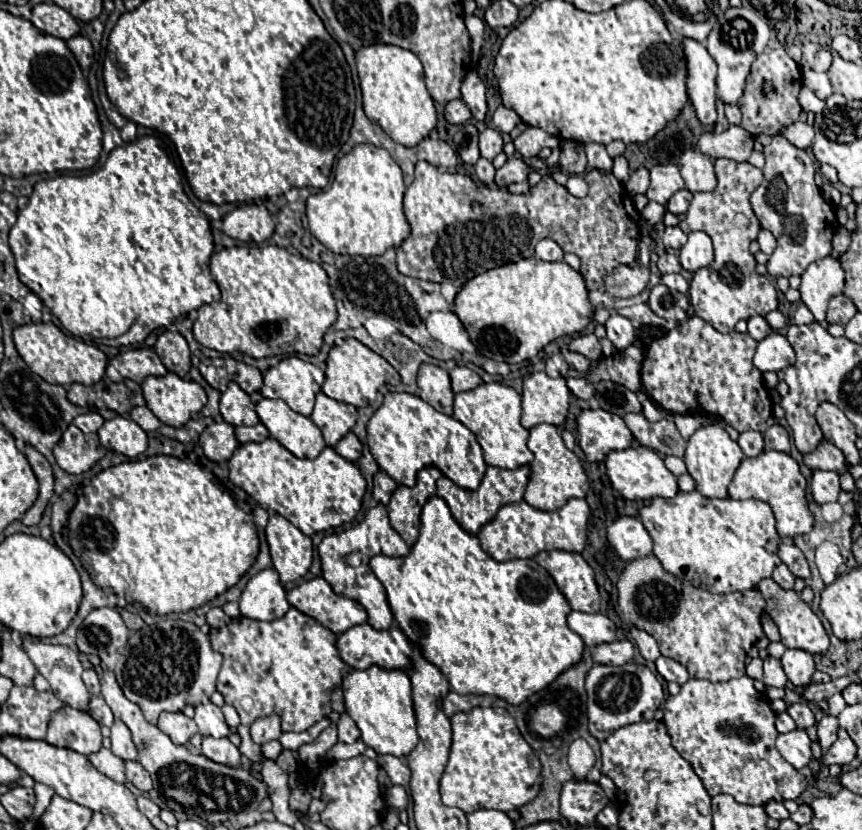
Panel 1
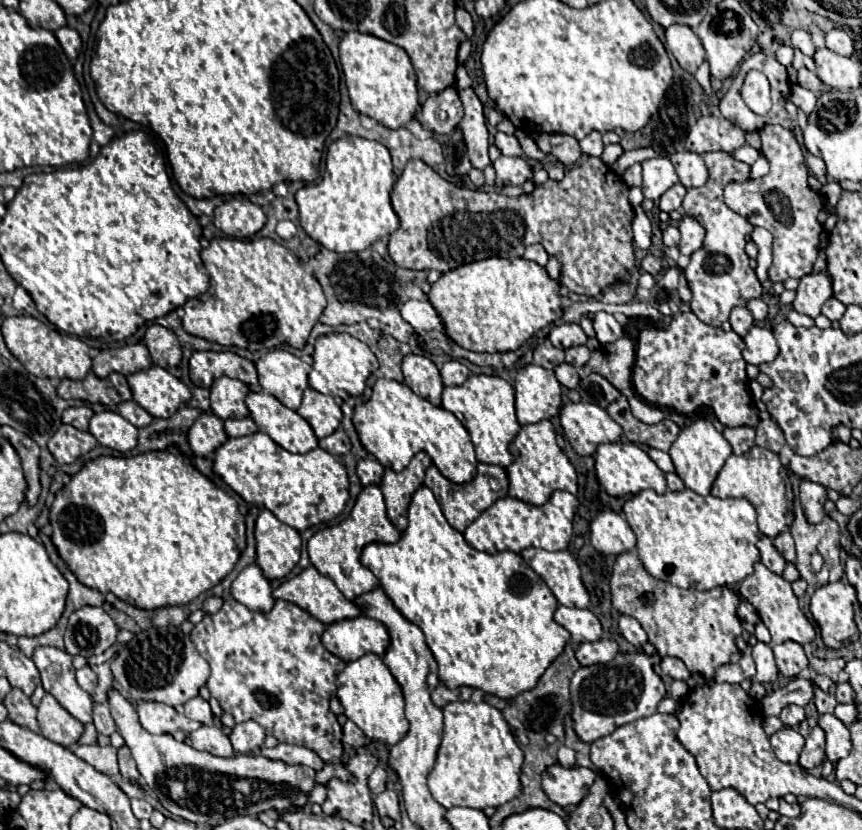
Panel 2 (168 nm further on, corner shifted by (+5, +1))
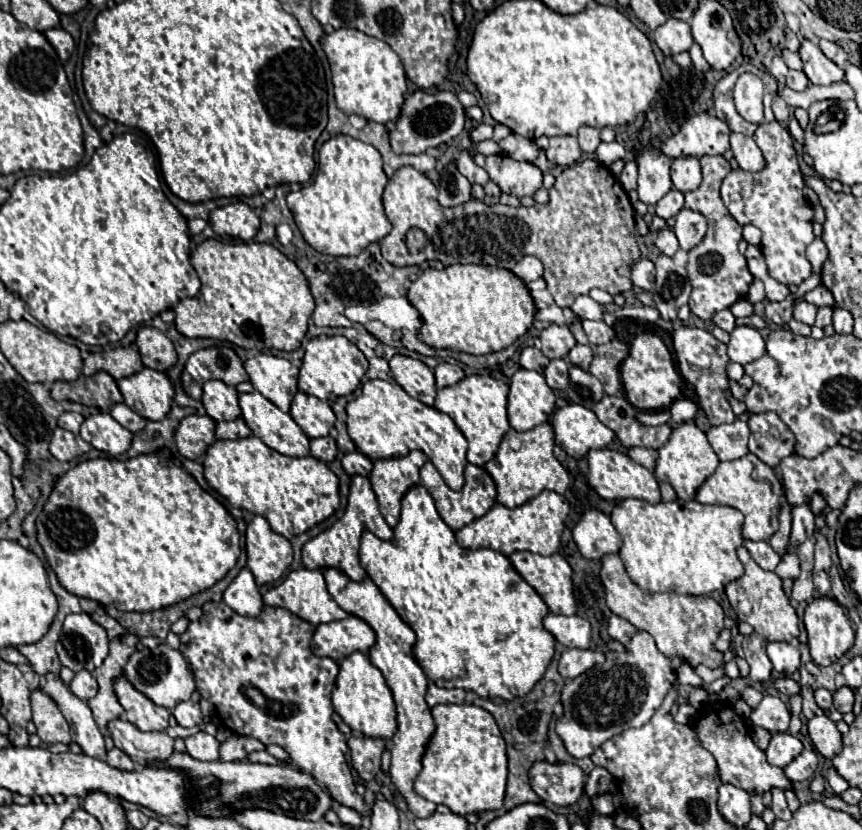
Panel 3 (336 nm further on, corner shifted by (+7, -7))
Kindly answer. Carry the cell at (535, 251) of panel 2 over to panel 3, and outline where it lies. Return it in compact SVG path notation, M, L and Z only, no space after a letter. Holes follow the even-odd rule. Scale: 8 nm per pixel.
M523 256L523 260L513 268L513 274L523 278L525 282L531 282L543 276L543 264L535 256Z

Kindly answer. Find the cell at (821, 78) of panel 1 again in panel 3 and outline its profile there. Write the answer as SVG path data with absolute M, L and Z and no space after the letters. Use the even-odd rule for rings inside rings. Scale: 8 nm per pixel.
M789 70L789 74L787 74L787 86L793 88L793 90L797 90L797 92L803 92L809 86L809 80L807 80L805 72Z

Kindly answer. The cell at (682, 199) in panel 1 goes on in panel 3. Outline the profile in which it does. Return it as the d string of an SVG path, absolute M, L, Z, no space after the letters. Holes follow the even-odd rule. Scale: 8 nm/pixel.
M671 188L657 204L655 204L655 214L663 220L677 216L679 210L683 208L683 194L677 188Z

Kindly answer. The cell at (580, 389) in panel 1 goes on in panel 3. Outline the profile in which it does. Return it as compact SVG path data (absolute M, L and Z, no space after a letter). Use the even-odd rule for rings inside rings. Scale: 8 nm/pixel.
M551 360L543 374L553 390L565 390L569 386L569 364L565 360Z

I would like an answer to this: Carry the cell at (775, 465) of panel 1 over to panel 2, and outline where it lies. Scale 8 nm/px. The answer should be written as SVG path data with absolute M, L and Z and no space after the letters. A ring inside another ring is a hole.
M753 446L749 452L745 452L741 456L731 454L727 458L725 466L721 468L721 472L717 474L717 478L711 486L711 494L717 498L719 496L731 496L731 498L749 500L753 504L753 508L757 510L759 532L769 536L769 538L775 538L777 534L787 530L791 526L791 520L793 520L791 506L785 498L787 478L787 469L781 466L781 460L775 452Z

